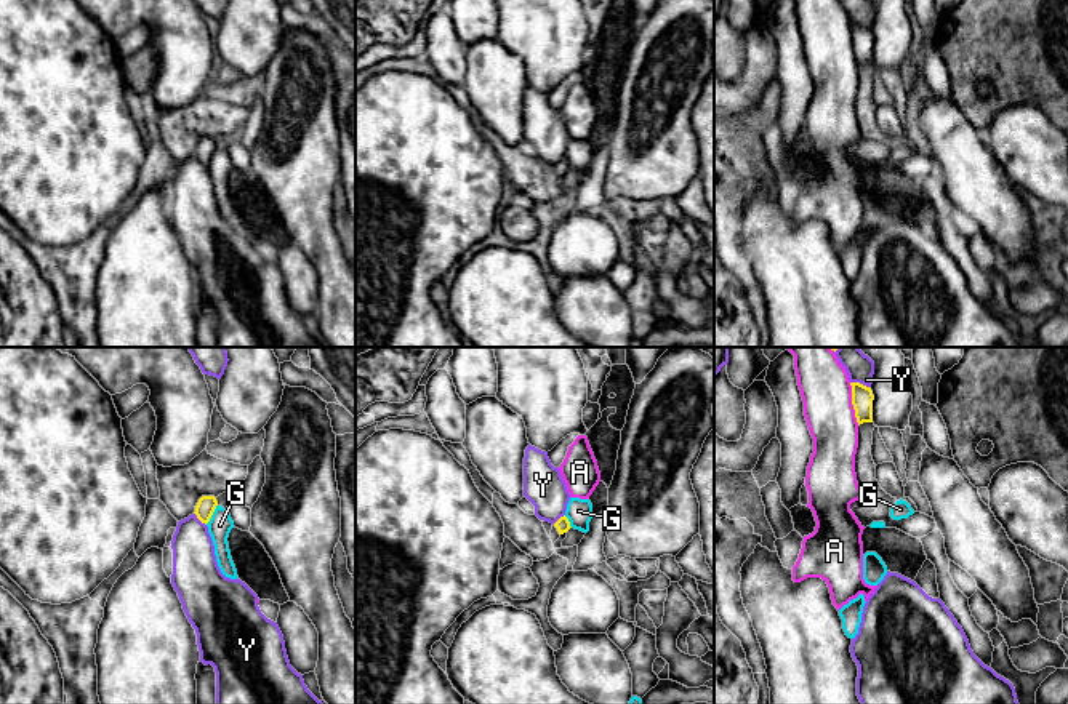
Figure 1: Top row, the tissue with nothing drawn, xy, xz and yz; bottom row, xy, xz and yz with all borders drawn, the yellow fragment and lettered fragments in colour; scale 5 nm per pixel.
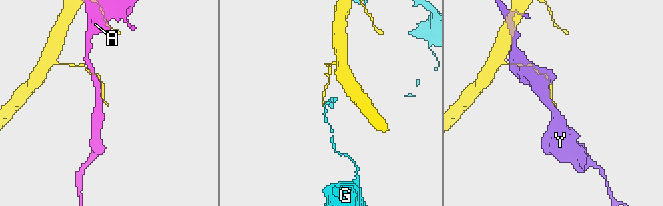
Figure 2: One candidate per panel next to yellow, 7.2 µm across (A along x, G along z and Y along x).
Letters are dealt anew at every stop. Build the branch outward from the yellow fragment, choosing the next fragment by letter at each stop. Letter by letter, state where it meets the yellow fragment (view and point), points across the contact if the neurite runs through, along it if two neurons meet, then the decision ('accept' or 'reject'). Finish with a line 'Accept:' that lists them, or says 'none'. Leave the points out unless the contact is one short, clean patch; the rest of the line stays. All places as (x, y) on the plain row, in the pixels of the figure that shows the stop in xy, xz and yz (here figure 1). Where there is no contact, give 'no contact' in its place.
A: meets yellow in yz at (852, 45); reject
G: meets yellow in xy at (212, 156); reject
Y: meets yellow in yz at (859, 24); reject
Accept: none

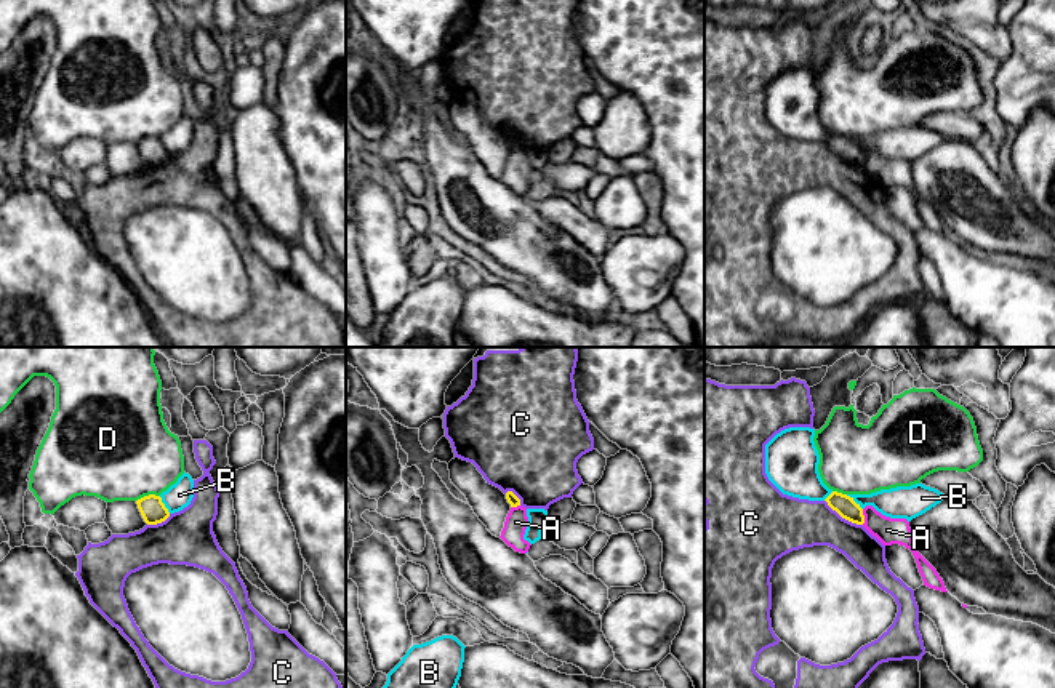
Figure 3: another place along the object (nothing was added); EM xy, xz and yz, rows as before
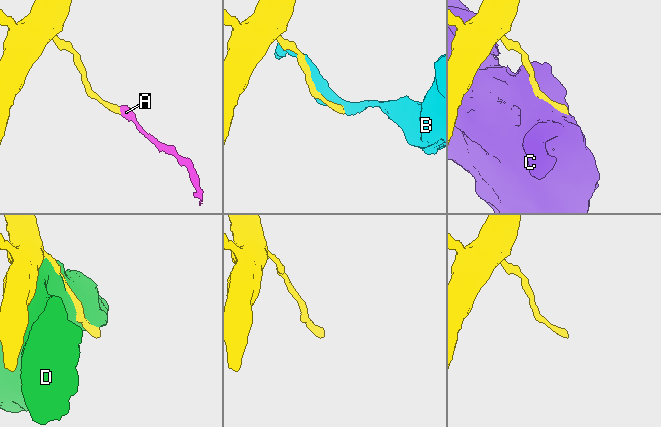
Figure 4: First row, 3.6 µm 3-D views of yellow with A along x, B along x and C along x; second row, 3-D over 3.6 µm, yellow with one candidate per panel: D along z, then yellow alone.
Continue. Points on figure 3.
A: meets yellow in yz at (863, 159); runs through yz (842, 146), (863, 159), (887, 172); accept
B: meets yellow in yz at (854, 143); reject
C: meets yellow in yz at (842, 159); reject
D: meets yellow in xy at (149, 136); reject
Accept: A

